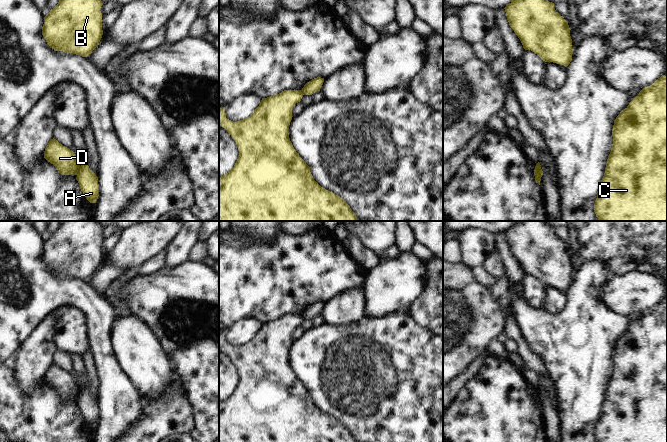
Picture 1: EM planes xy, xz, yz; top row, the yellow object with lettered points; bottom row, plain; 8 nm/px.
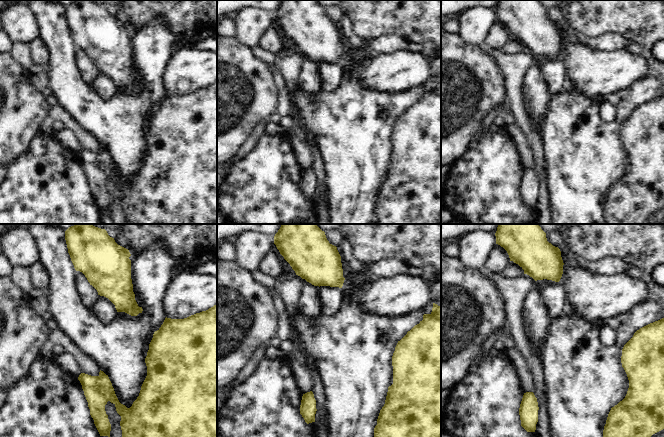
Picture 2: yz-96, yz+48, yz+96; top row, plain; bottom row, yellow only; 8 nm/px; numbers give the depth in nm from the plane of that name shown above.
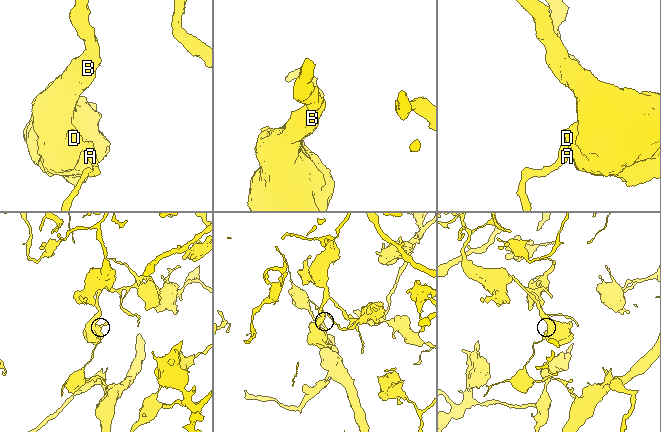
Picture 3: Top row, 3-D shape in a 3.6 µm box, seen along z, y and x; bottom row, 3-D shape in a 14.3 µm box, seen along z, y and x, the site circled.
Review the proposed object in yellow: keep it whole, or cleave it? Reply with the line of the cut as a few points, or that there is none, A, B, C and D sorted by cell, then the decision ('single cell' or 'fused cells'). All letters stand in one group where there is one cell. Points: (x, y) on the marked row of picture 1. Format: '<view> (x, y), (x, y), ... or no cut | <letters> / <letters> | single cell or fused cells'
xy (80, 166), (76, 174) | A / B C D | fused cells

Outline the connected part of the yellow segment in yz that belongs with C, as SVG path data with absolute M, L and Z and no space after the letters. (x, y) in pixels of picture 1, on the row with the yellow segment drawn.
M667 76L639 94L614 120L613 144L594 203L599 221L667 221Z

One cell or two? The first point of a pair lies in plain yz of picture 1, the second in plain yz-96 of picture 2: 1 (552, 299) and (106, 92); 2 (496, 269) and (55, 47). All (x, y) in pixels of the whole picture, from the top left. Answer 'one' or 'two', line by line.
1: one
2: two

